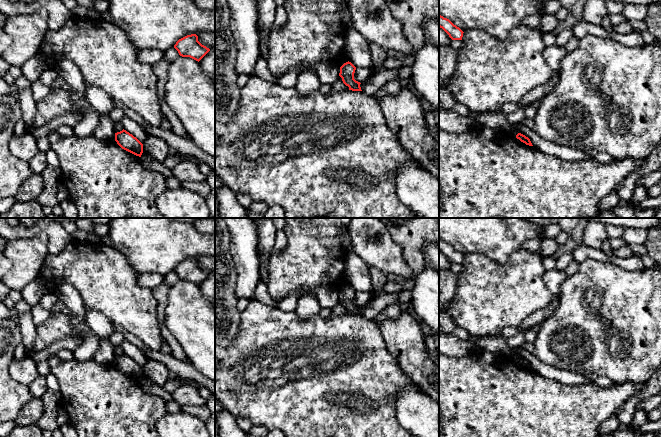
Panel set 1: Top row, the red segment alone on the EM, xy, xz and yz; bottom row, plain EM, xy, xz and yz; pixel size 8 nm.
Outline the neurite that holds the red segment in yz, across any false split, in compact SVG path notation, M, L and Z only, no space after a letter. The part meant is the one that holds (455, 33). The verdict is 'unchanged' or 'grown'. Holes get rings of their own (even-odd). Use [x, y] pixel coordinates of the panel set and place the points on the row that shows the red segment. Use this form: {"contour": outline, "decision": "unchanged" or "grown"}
{"contour": "M439 14L439 27L442 28L452 40L462 40L463 31L454 25L449 19Z", "decision": "unchanged"}

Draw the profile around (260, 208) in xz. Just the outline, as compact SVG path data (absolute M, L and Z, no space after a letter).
M253 201L251 205L247 208L251 213L264 216L264 214L269 209L268 204L263 201Z

